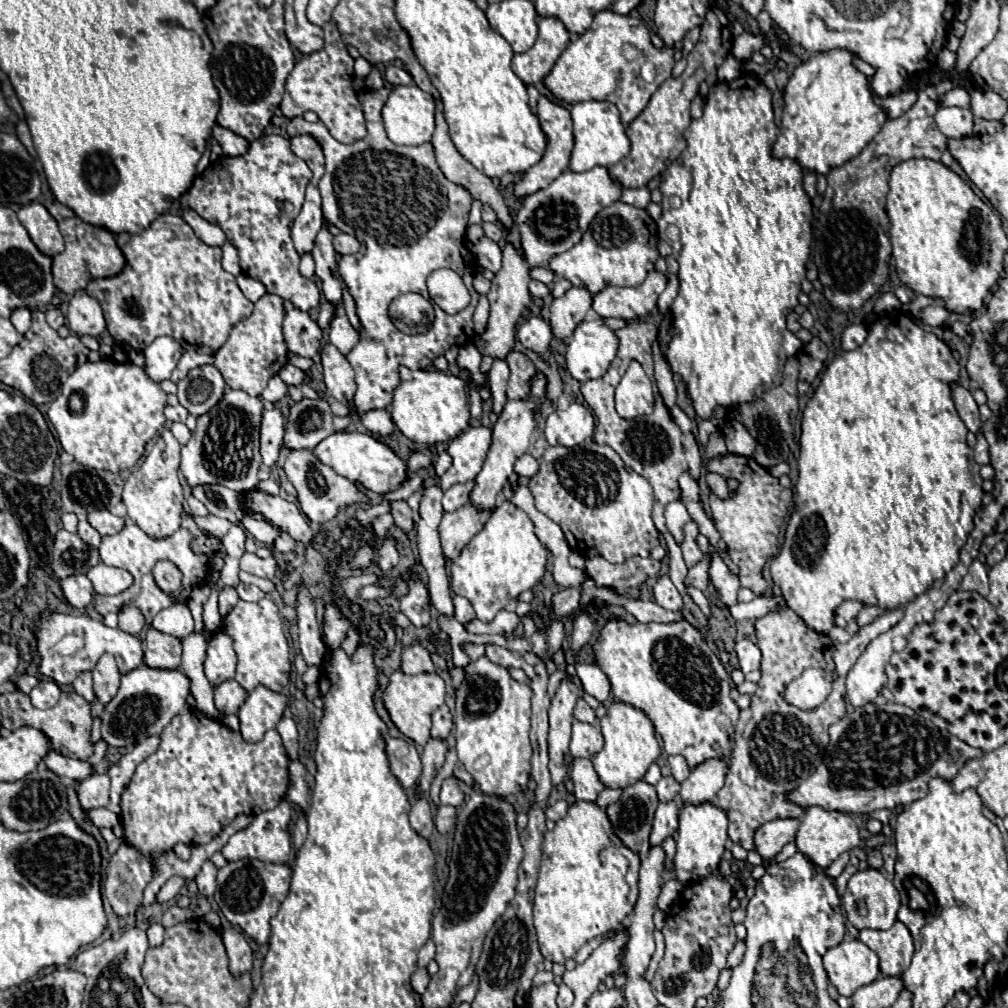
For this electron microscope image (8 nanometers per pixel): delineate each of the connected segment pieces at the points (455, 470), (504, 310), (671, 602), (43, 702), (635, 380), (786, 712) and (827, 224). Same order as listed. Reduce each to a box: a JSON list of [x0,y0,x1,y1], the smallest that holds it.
[[440,426,492,490],[476,242,532,358],[652,576,682,612],[30,680,60,708],[616,362,653,418],[714,606,846,850],[814,80,954,310]]

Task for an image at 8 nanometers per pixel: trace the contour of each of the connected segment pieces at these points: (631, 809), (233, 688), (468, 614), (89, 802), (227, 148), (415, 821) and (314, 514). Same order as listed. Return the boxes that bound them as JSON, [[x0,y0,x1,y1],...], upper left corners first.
[[606,780,658,854],[214,680,248,714],[452,596,476,624],[78,774,110,808],[212,124,250,156],[410,796,434,838],[282,448,368,522]]

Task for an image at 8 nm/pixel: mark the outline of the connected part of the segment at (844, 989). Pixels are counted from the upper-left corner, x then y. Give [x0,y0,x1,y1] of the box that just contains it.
[824,940,880,996]

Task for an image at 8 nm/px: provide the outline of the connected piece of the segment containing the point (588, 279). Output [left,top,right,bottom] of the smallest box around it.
[550,202,658,294]

